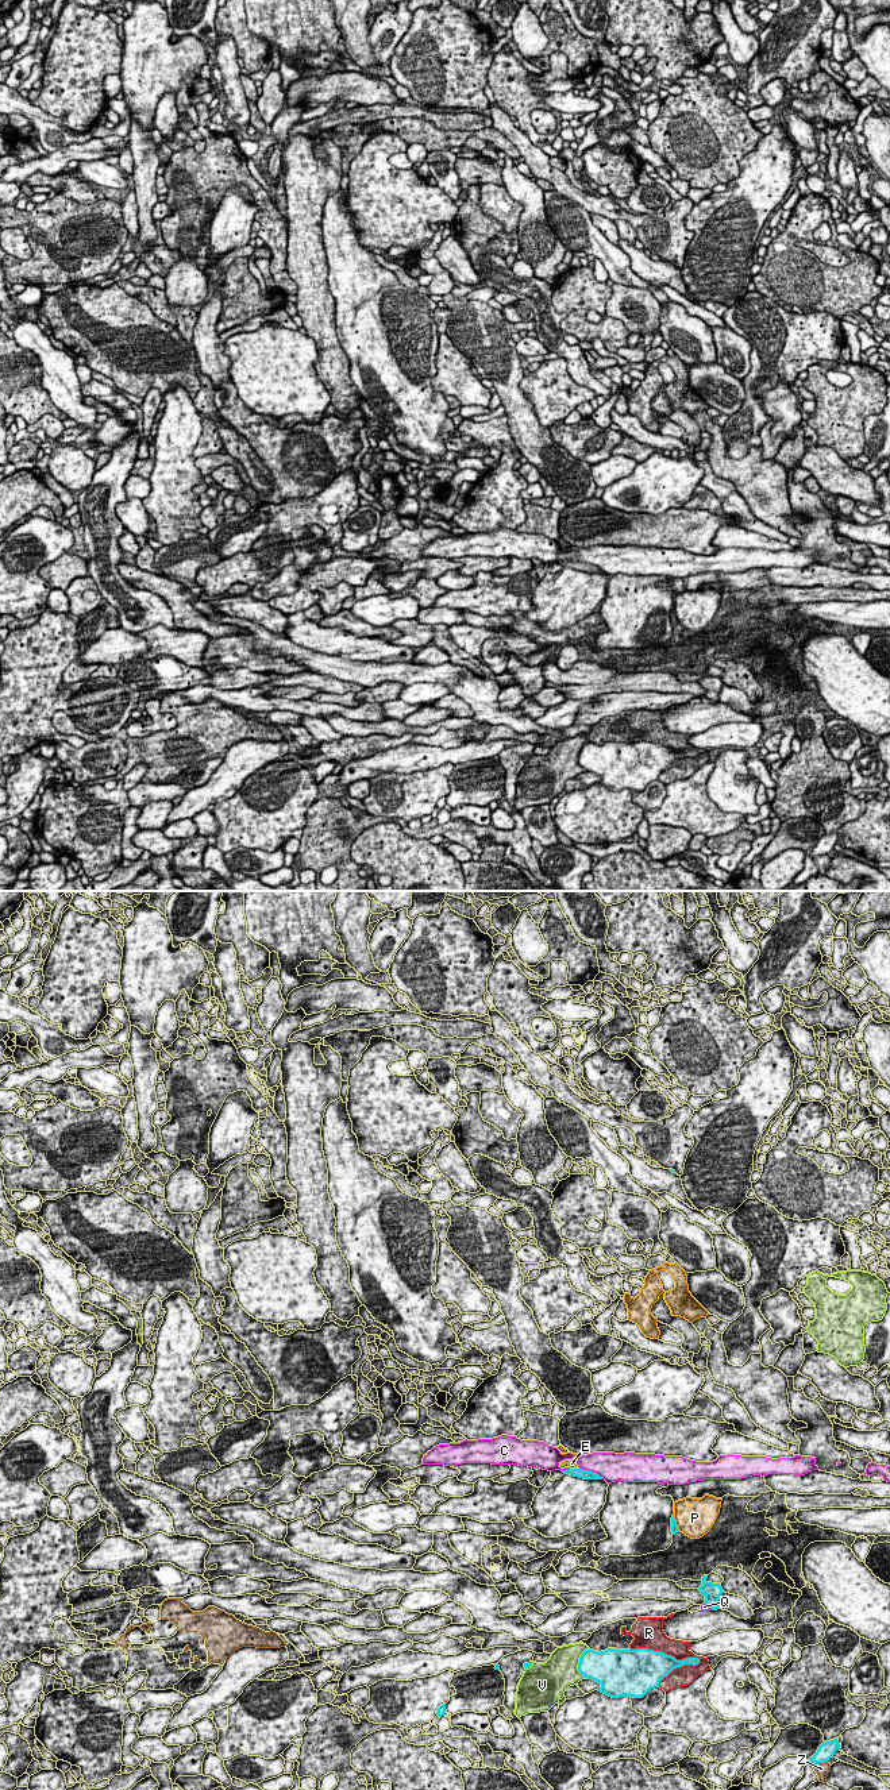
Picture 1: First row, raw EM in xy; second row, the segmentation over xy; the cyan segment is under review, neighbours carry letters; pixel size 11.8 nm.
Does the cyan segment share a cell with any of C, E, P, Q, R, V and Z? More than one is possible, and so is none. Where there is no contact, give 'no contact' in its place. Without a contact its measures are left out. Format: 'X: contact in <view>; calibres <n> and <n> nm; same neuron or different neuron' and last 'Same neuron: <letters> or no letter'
C: contact in xy; calibres 120 and 340 nm; different neuron
E: contact in xy; calibres 120 and 120 nm; same neuron
P: contact in xy; calibres 100 and 460 nm; different neuron
Q: contact in xy; calibres 220 and 90 nm; different neuron
R: contact in xy; calibres 400 and 280 nm; different neuron
V: contact in xy; calibres 360 and 400 nm; different neuron
Z: contact in xy; calibres 200 and 160 nm; different neuron
Same neuron: E

